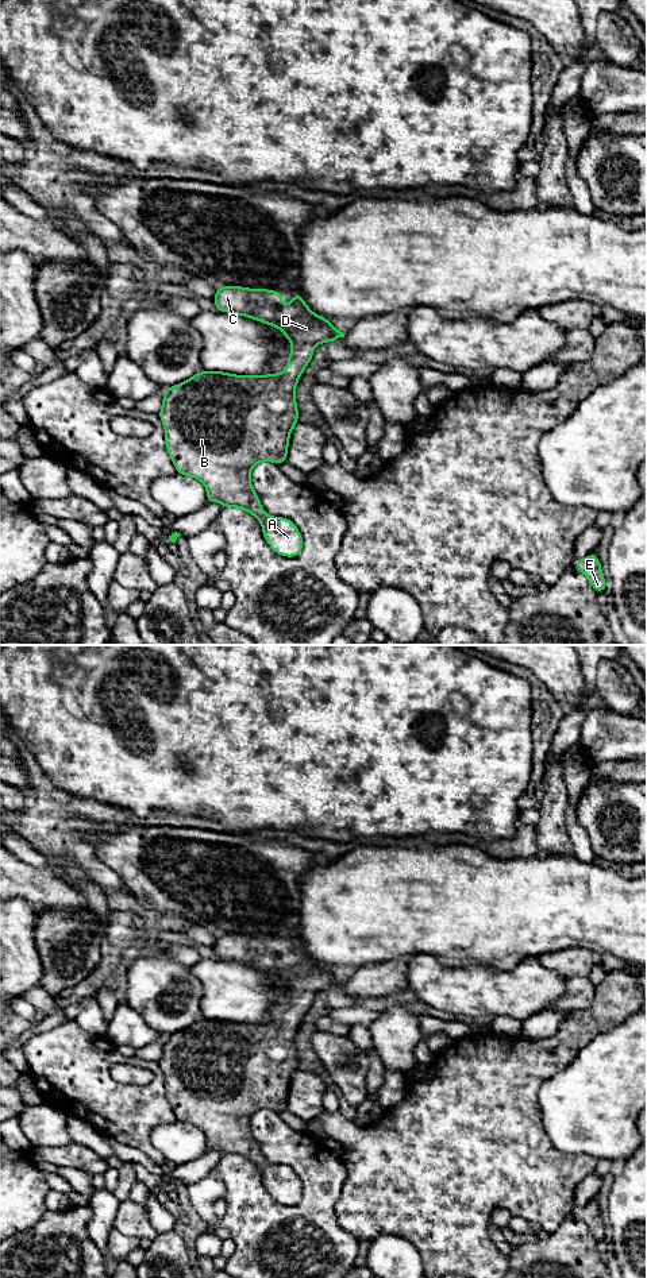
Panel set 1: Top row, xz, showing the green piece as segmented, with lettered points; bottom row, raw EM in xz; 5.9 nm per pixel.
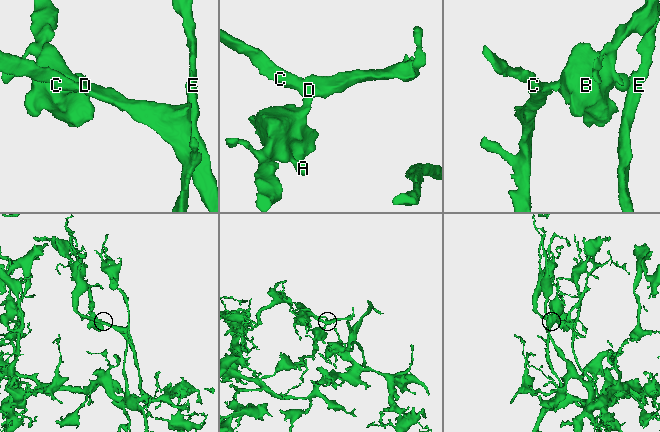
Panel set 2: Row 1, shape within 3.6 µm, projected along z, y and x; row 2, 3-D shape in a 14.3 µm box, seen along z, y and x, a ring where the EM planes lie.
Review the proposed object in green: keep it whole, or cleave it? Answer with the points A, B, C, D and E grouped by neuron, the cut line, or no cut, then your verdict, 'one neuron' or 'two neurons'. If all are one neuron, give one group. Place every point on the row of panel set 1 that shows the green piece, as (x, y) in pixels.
A B C D E; no cut; one neuron

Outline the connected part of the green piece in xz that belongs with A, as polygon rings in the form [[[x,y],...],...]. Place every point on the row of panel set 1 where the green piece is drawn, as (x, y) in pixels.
[[[217,286],[212,298],[217,312],[250,317],[285,335],[294,348],[288,354],[284,374],[197,371],[188,381],[163,389],[158,417],[165,426],[165,447],[177,474],[199,479],[207,489],[208,503],[220,502],[223,507],[239,507],[257,517],[269,547],[280,556],[296,557],[303,552],[300,530],[292,520],[265,513],[250,474],[259,462],[286,463],[290,432],[299,422],[297,382],[313,358],[315,345],[336,341],[346,333],[338,331],[328,318],[315,314],[299,291],[286,306],[278,302],[284,296],[282,290]]]

